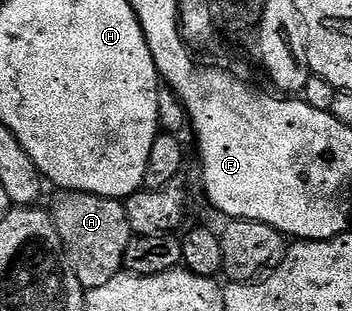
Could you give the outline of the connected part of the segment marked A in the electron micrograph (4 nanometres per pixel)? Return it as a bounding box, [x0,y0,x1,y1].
[50,191,134,291]

